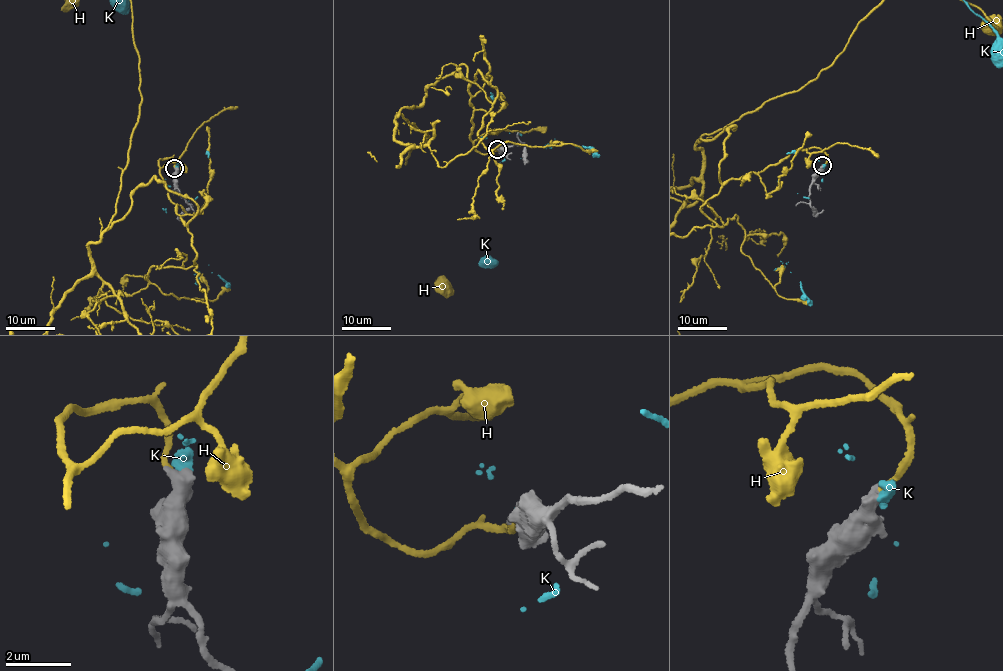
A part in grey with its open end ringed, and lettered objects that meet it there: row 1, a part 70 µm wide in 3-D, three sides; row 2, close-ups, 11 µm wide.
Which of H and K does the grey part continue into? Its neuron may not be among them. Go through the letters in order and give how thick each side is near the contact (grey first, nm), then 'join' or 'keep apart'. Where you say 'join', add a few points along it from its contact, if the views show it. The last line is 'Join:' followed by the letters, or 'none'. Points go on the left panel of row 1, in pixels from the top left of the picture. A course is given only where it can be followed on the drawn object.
H: 500 nm thick on the grey side, 160 nm on the other; join
K: 500 nm thick on the grey side, 280 nm on the other; keep apart
Join: H

